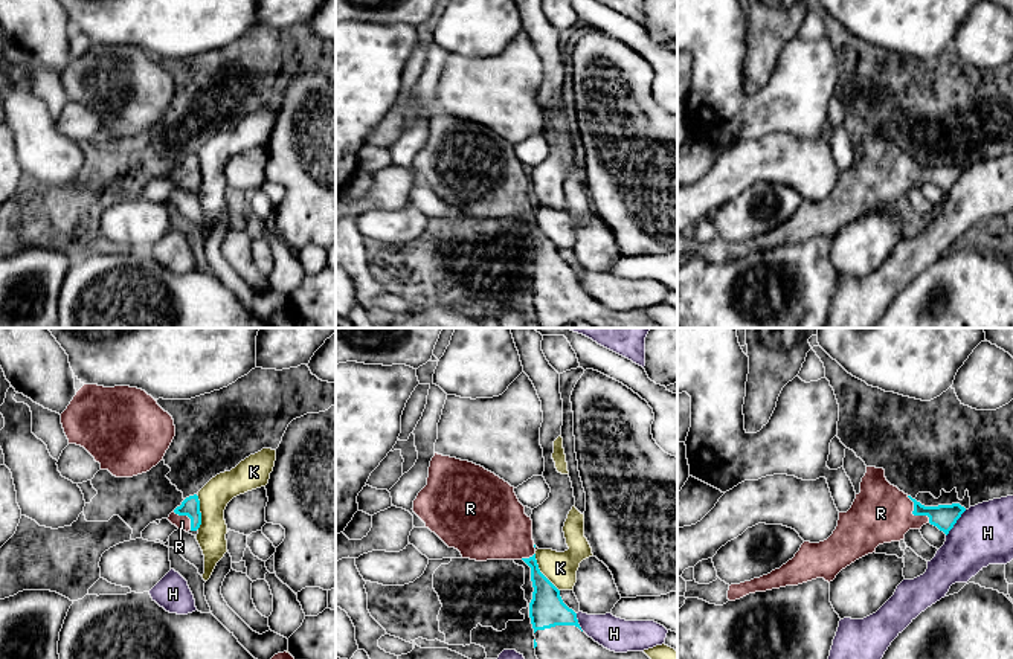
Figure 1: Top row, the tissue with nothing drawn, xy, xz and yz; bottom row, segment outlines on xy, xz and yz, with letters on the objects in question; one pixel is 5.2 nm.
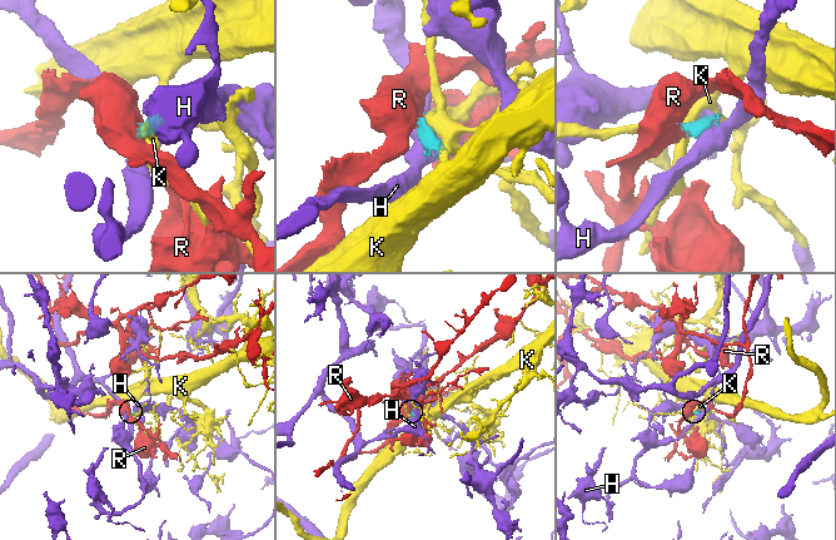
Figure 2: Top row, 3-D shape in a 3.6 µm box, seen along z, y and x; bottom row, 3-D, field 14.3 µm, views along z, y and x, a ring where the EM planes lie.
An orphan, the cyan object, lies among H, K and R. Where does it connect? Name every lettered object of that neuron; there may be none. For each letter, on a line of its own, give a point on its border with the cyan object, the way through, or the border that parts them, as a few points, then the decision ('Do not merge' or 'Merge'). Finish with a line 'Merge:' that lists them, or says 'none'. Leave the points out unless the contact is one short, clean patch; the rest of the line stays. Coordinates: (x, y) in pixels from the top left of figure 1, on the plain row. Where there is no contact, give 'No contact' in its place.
H: Touches cyan at yz (955, 180). Boundary: yz (966, 168), (946, 194). Do not merge
K: Touches cyan at xz (540, 231). Boundary: xz (534, 212), (539, 229), (559, 249). Do not merge
R: Touches cyan at yz (914, 173). Path across: yz (943, 174), (914, 173), (881, 171). Merge
Merge: R

